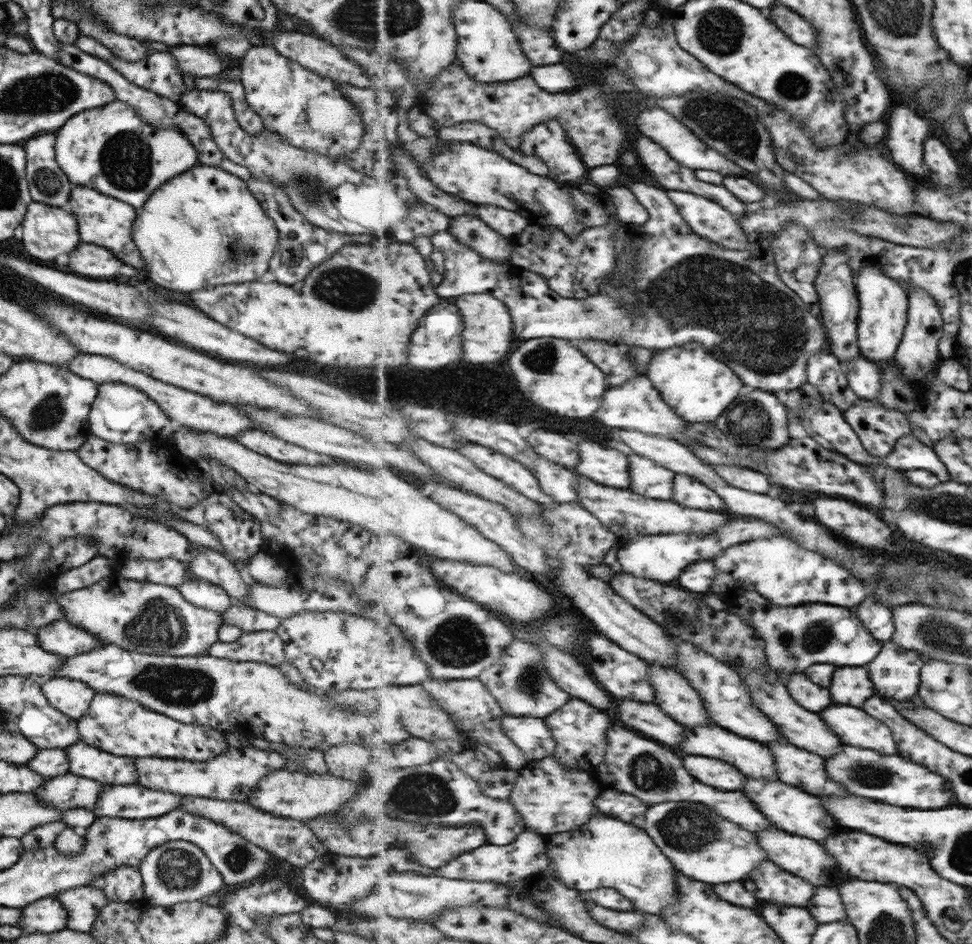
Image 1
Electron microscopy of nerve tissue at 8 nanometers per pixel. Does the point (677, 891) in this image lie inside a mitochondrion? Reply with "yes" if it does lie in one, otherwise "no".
no

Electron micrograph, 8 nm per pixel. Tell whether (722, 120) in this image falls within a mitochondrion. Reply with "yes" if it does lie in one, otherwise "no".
yes

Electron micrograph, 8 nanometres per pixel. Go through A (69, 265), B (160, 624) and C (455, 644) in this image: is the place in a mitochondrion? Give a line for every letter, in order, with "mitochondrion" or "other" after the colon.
A: other
B: mitochondrion
C: mitochondrion

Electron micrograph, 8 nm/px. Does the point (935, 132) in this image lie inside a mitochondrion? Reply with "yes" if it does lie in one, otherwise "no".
no

